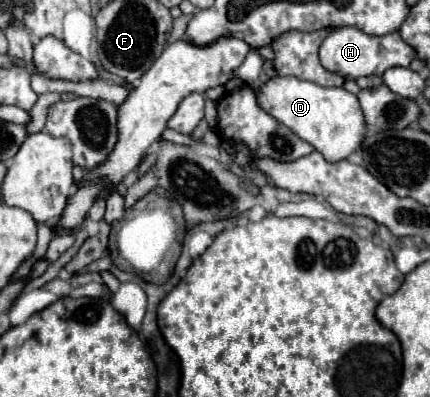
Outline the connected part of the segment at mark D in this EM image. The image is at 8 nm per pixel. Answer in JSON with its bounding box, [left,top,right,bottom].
[257,75,365,161]

